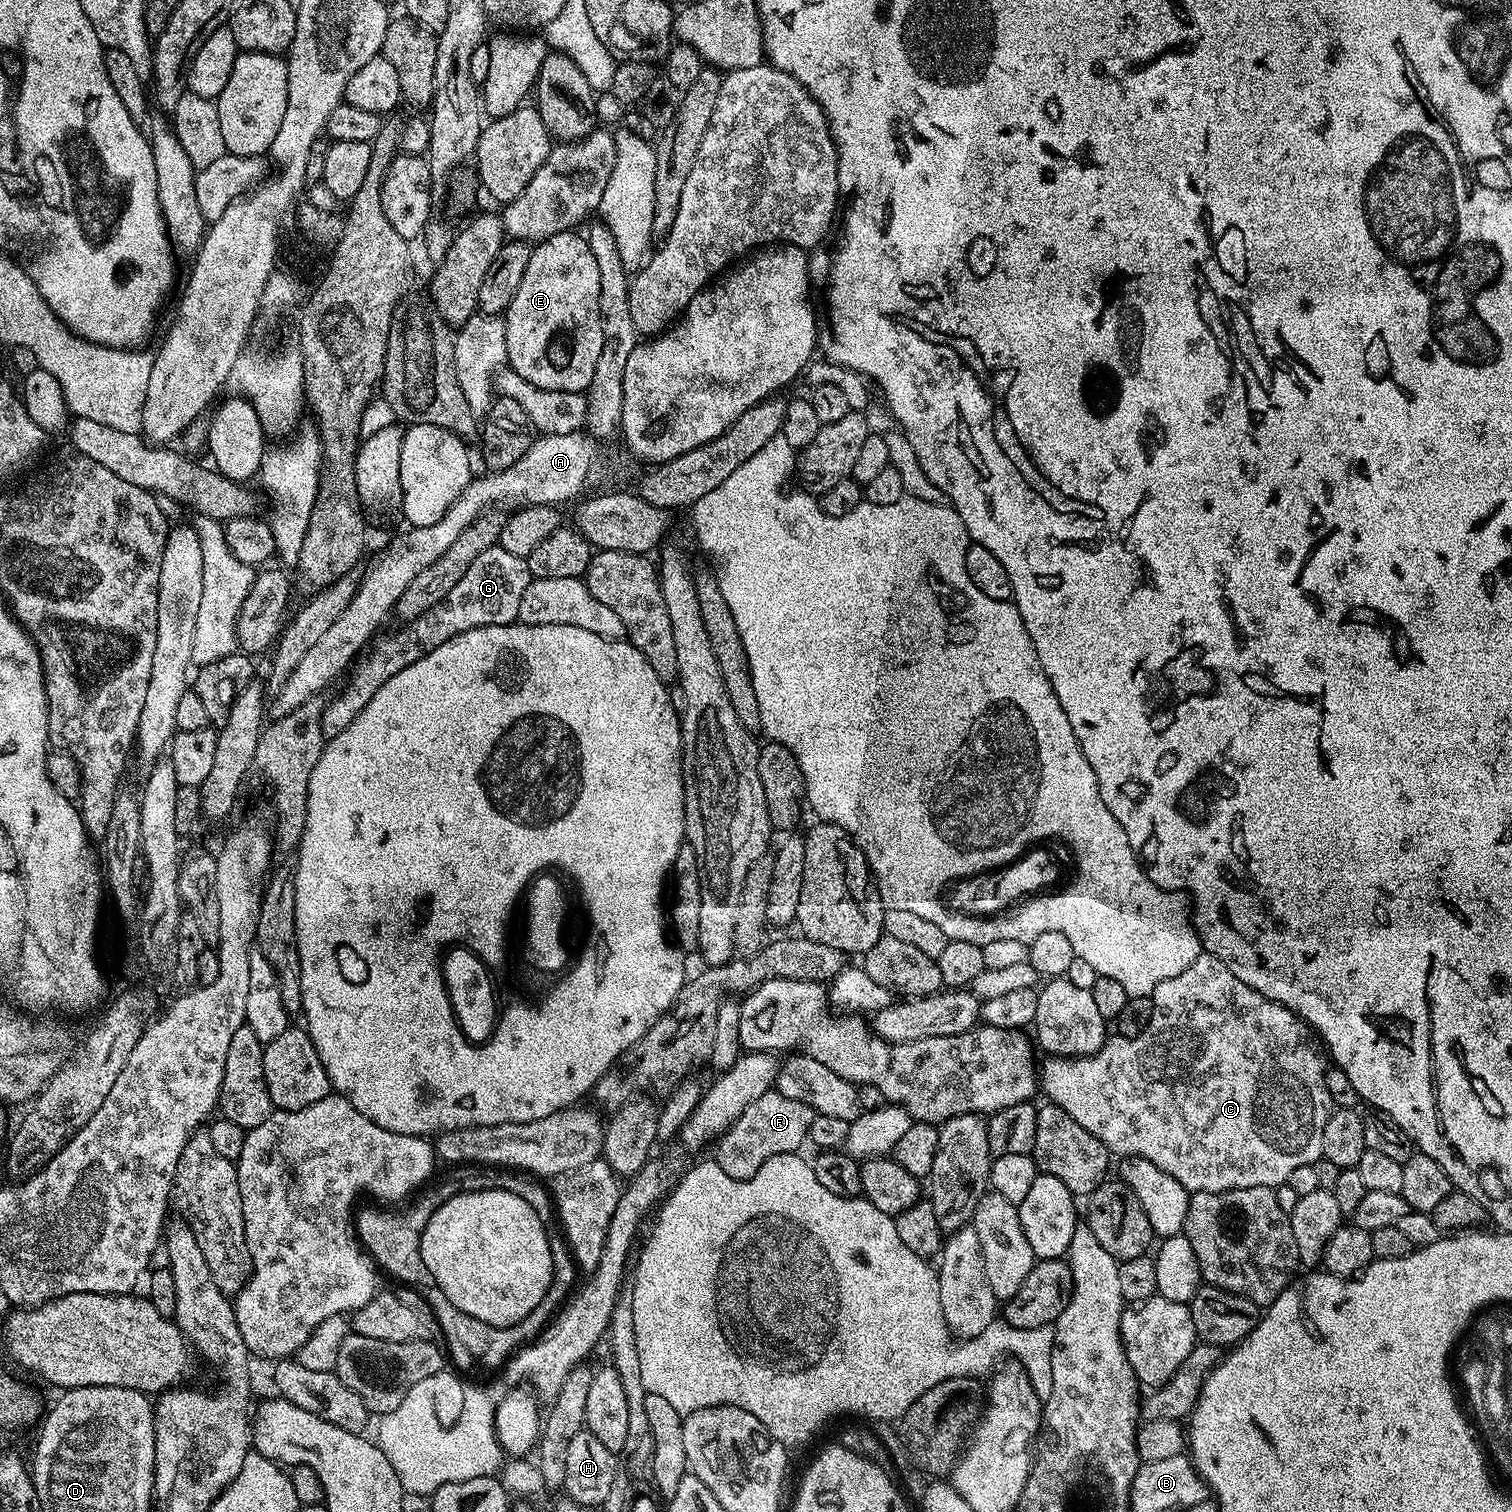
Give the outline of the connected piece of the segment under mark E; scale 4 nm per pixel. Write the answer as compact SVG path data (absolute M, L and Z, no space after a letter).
M576 230L559 232L533 247L526 274L522 274L522 286L518 286L514 302L510 302L507 312L502 316L506 334L507 367L542 390L584 392L590 386L590 378L594 378L594 365L598 363L598 354L602 351L598 262L594 260L587 239L578 233Z

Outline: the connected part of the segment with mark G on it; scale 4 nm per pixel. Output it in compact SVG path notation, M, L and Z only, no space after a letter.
M499 546L482 550L482 554L478 554L478 558L470 562L470 570L462 574L458 586L454 586L450 594L446 594L433 608L426 610L415 620L400 626L393 636L378 641L376 645L373 643L355 661L350 672L352 677L349 678L344 692L338 693L329 704L323 705L320 721L325 737L342 734L342 730L346 730L346 726L350 726L350 722L358 718L366 702L370 702L370 698L378 694L378 686L394 678L398 670L410 666L415 660L434 650L434 646L442 646L442 642L450 642L450 638L466 630L517 623L520 618L518 606L522 606L522 594L526 594L526 586L530 586L531 581L532 575L525 557Z

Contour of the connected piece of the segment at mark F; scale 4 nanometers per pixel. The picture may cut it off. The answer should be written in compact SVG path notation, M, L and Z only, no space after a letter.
M769 1090L758 1098L758 1102L750 1102L746 1110L733 1122L728 1130L719 1137L714 1159L730 1178L749 1180L770 1158L787 1152L799 1153L800 1147L808 1140L808 1131L812 1125L813 1110L806 1102L794 1102L794 1098L786 1098L782 1093Z

